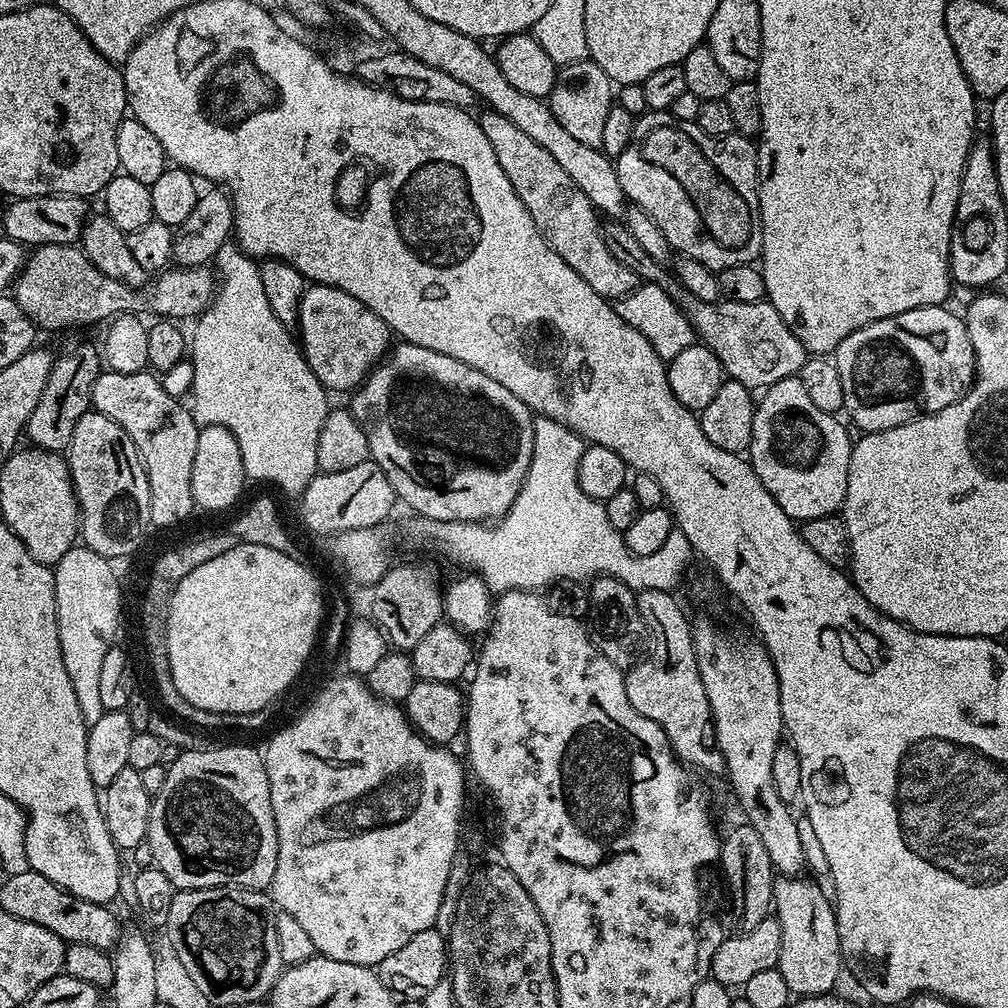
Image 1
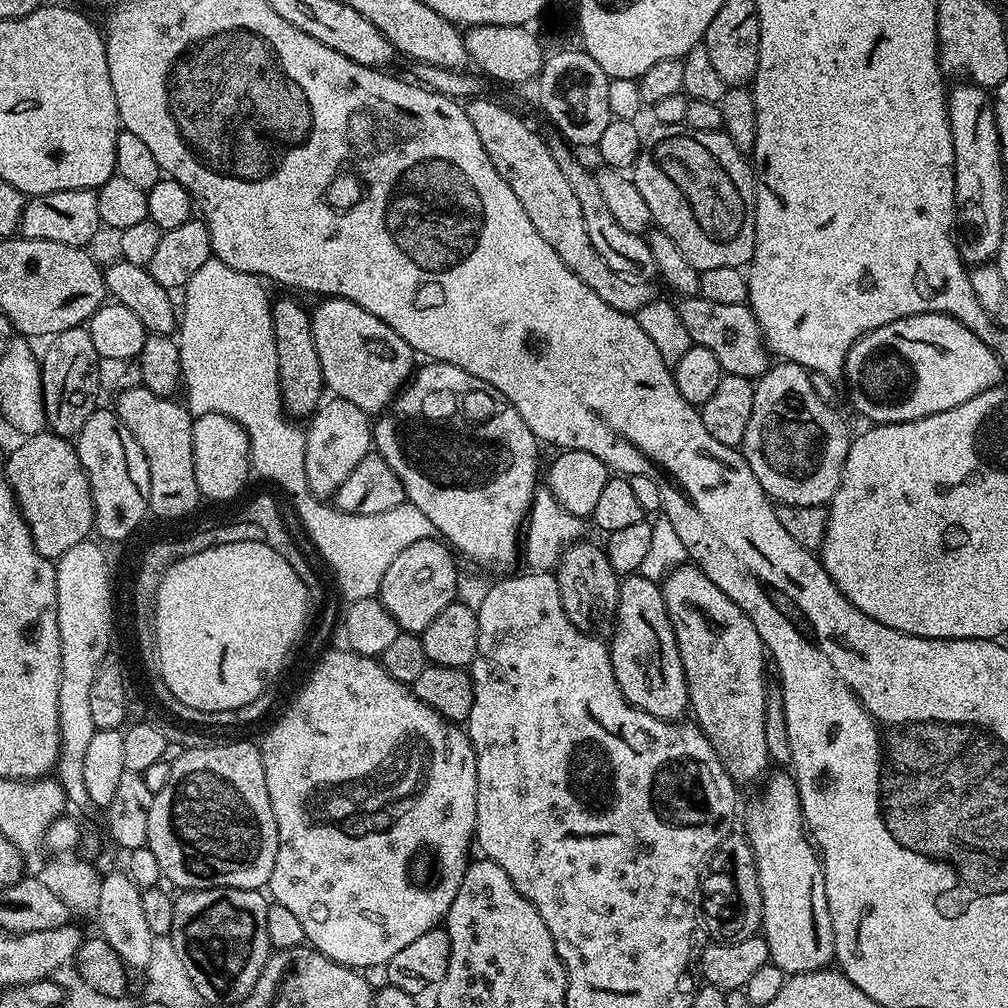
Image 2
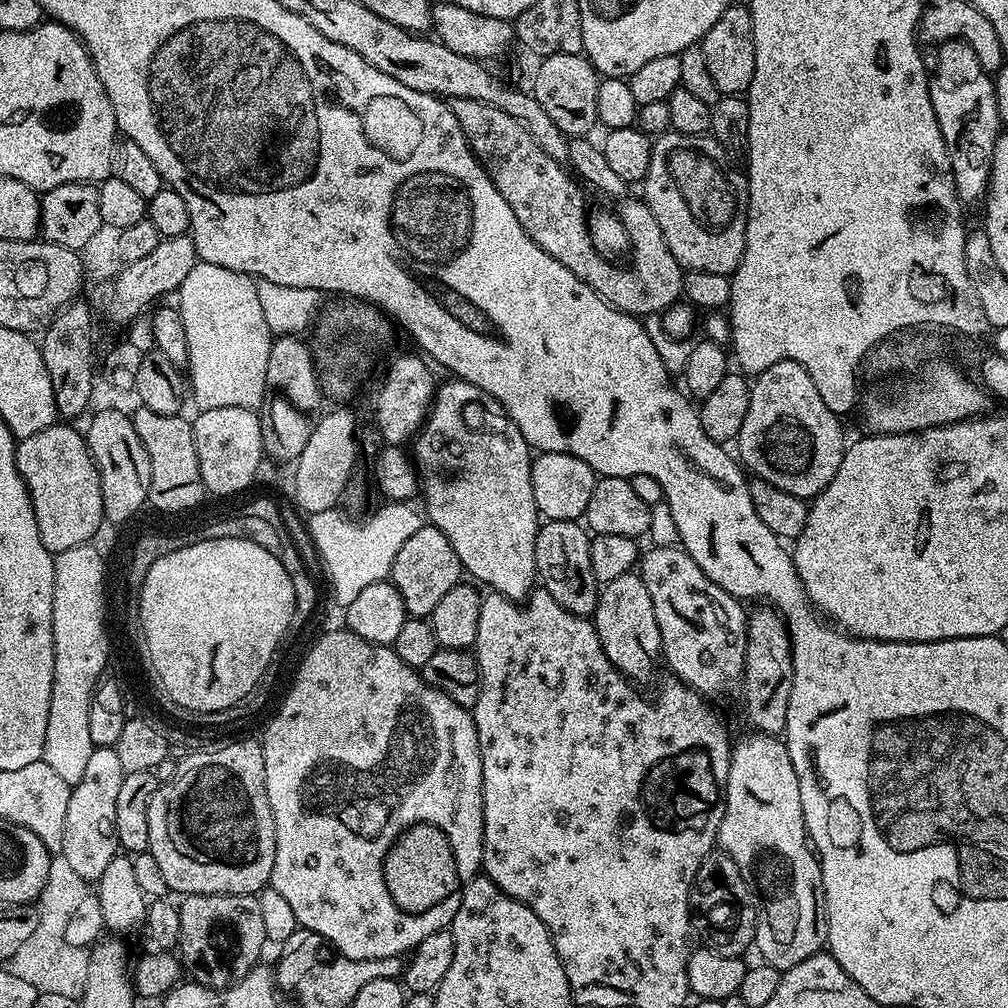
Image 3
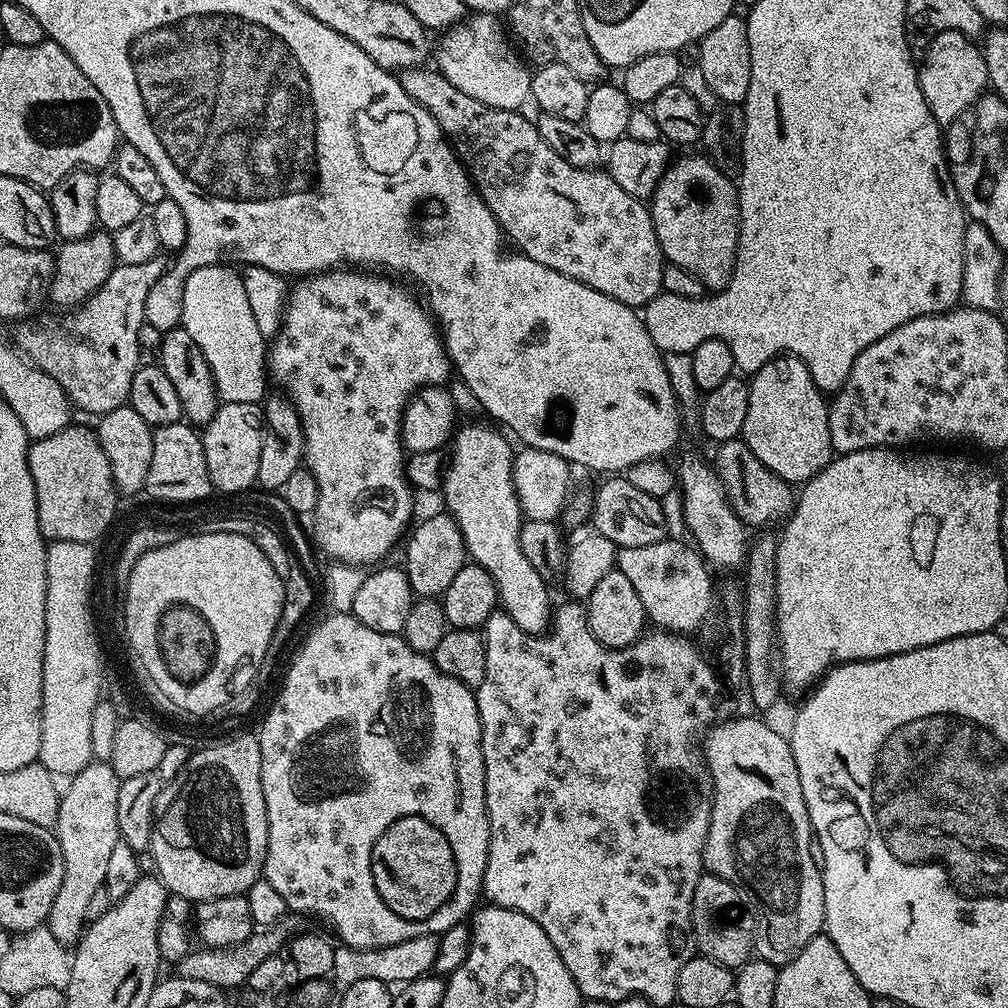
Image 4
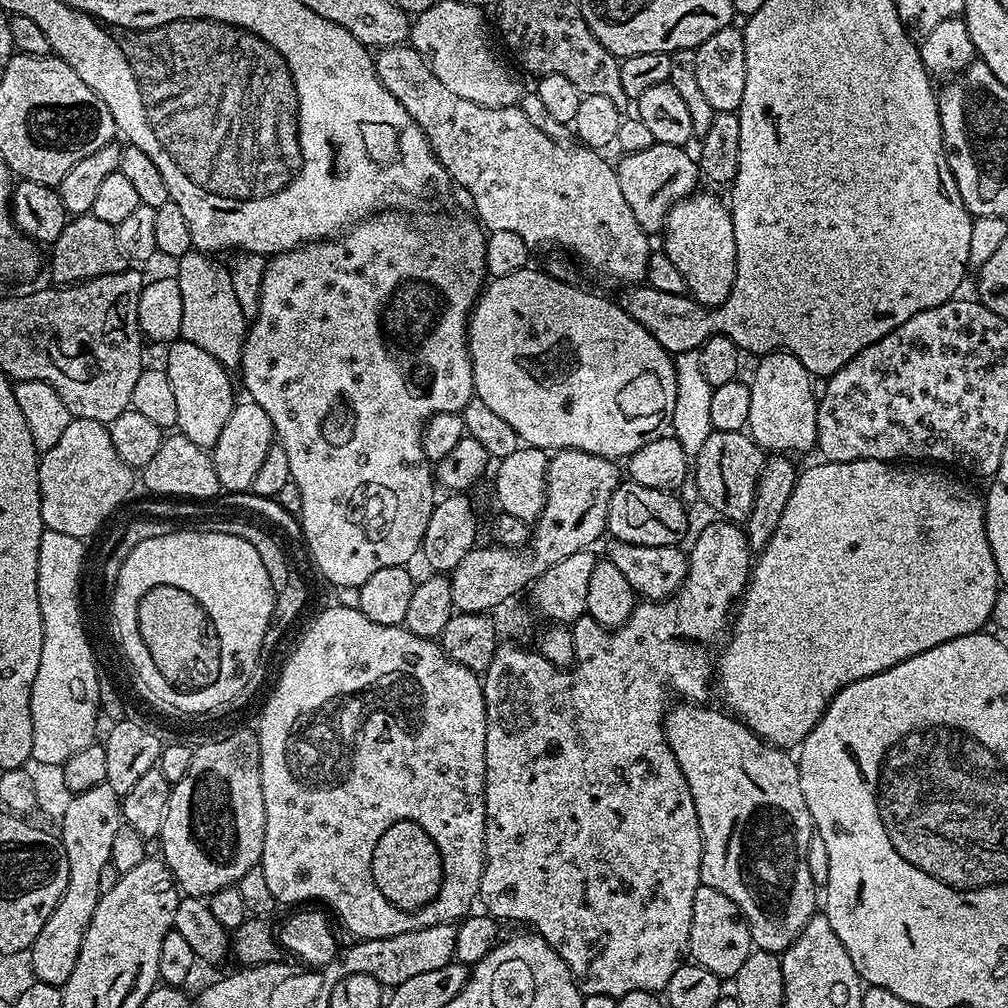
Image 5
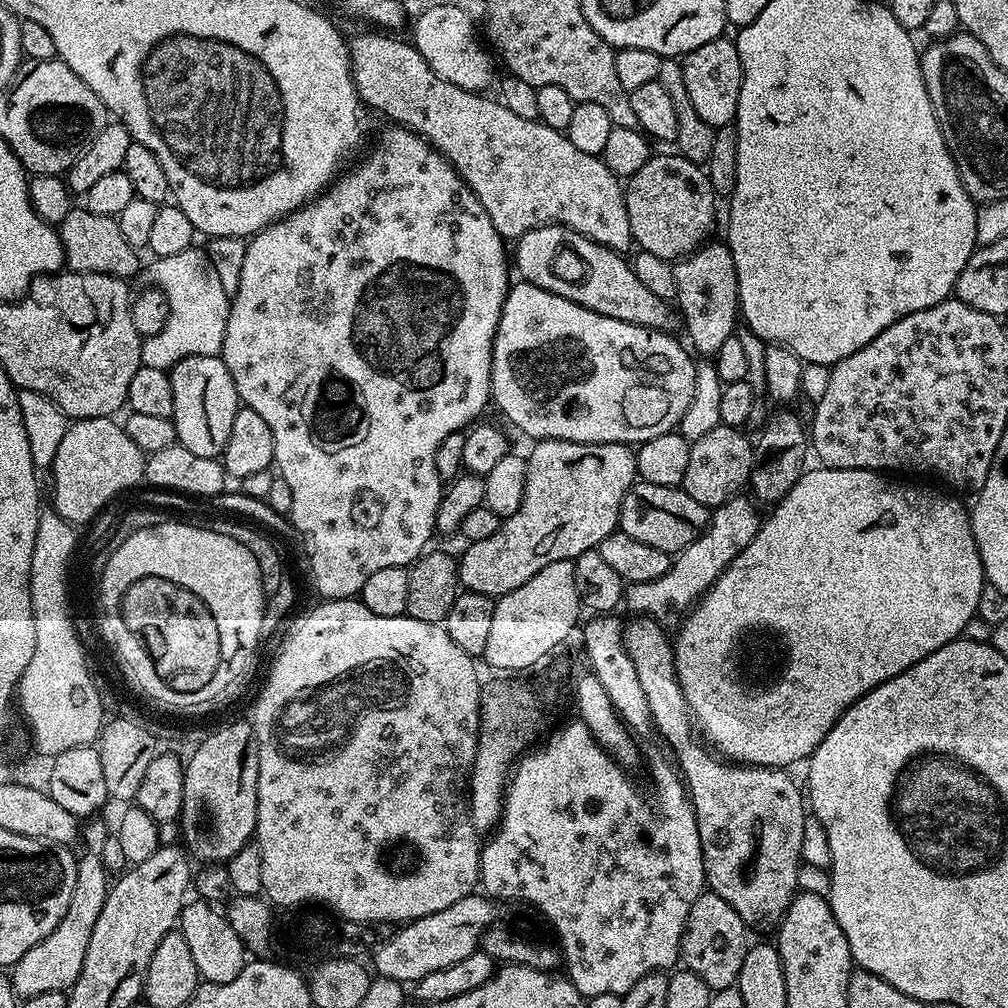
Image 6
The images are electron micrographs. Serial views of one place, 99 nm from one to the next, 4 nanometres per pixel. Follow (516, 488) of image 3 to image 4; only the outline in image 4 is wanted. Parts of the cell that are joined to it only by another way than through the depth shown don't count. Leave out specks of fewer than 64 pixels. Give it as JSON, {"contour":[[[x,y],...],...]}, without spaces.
{"contour":[[[461,423],[455,429],[450,440],[452,457],[447,457],[444,470],[443,507],[462,530],[471,563],[482,566],[494,578],[499,607],[518,630],[542,636],[551,625],[554,611],[554,603],[548,597],[550,584],[522,554],[520,525],[525,518],[514,490],[514,448],[508,445],[509,437],[499,427],[488,424]]]}

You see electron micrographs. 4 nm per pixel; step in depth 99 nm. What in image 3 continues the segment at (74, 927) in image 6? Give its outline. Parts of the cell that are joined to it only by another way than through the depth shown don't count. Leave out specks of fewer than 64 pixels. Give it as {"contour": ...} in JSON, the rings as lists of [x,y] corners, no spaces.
{"contour":[[[93,747],[82,778],[71,785],[61,853],[70,862],[75,873],[80,874],[87,882],[100,880],[106,866],[110,866],[112,859],[118,855],[120,843],[114,830],[114,813],[118,789],[122,786],[125,774],[115,747]]]}

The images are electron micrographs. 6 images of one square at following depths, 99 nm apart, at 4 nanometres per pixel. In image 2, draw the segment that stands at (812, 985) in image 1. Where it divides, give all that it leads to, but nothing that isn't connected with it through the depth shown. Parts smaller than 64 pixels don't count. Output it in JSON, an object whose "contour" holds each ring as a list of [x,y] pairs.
{"contour":[[[787,771],[774,772],[767,777],[764,800],[754,801],[748,812],[746,829],[756,859],[758,886],[762,890],[762,935],[768,944],[769,961],[779,966],[785,974],[819,972],[833,963],[836,954],[834,926],[830,922],[830,906],[826,902],[824,865],[806,831],[804,812],[800,809],[800,791],[796,788],[795,779]]]}

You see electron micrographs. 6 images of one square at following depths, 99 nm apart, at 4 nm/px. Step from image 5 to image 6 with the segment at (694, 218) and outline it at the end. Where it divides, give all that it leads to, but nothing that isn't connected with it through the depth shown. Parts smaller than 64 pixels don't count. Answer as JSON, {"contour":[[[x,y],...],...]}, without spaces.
{"contour":[[[705,242],[690,255],[672,264],[674,283],[677,284],[675,307],[682,328],[688,331],[687,343],[704,358],[715,357],[716,351],[734,335],[738,328],[738,274],[734,266],[732,249],[727,243]]]}

